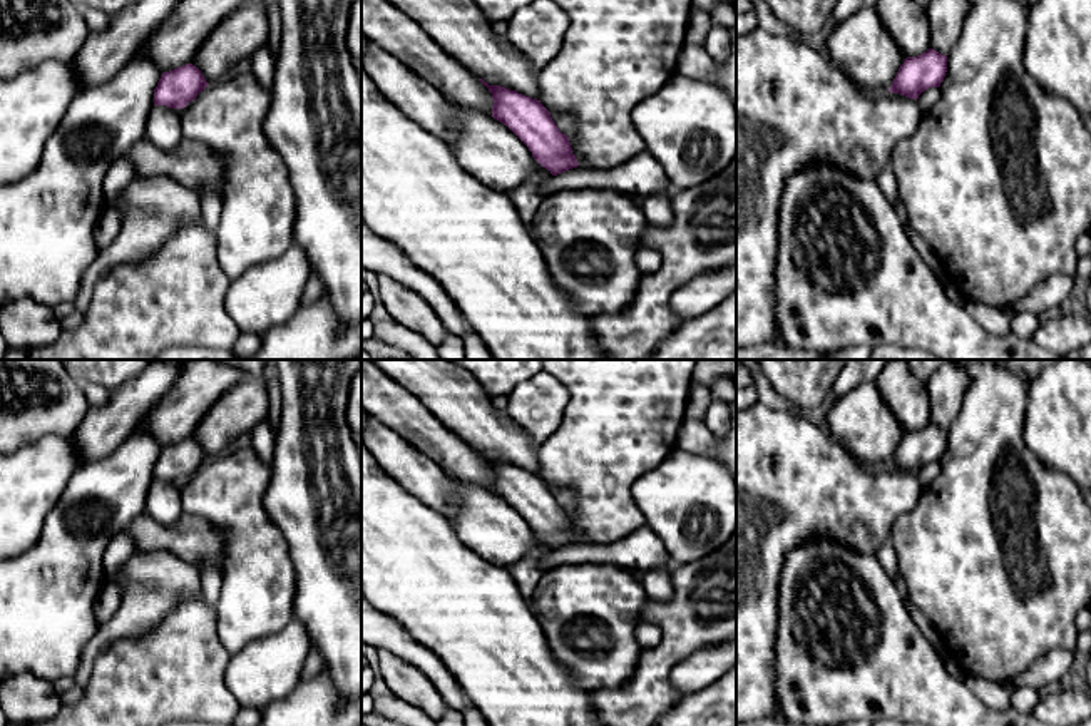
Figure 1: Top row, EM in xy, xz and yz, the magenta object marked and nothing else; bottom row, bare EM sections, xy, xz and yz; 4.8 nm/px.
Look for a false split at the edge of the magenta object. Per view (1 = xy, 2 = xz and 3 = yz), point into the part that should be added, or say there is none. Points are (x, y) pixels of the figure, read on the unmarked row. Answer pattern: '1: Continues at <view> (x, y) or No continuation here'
1: No continuation here
2: No continuation here
3: No continuation here

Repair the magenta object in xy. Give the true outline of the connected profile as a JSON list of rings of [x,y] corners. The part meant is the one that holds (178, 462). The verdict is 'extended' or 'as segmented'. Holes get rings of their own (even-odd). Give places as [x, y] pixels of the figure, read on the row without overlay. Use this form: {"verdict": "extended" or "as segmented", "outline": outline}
{"verdict": "as segmented", "outline": [[[192,438],[162,447],[157,462],[154,463],[154,480],[184,483],[207,460],[201,445]]]}

